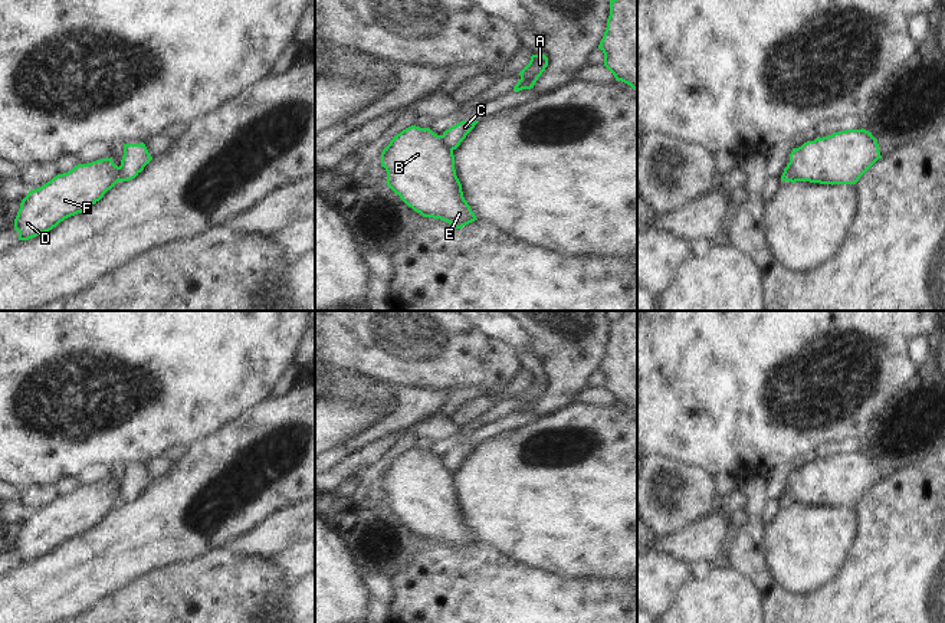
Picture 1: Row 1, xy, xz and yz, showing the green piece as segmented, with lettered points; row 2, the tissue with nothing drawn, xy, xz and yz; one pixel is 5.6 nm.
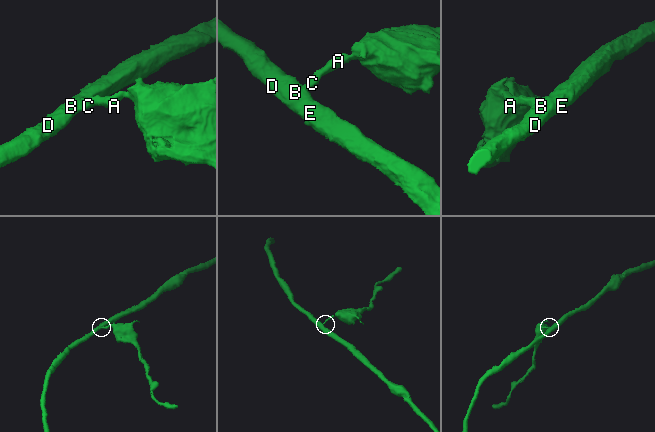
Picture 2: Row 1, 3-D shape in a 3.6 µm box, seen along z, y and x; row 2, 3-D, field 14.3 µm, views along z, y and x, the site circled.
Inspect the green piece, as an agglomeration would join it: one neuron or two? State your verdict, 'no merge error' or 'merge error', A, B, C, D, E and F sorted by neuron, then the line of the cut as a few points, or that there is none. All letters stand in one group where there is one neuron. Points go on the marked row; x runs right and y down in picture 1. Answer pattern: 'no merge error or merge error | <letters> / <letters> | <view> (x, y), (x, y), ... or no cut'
merge error | A C / B D E F | xz (439, 135), (442, 143), (452, 150)

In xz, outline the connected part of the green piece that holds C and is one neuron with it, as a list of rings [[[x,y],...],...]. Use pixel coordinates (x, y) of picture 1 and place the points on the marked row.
[[[460,121],[459,124],[446,129],[440,137],[443,145],[449,150],[456,150],[466,135],[475,128],[479,121]]]

